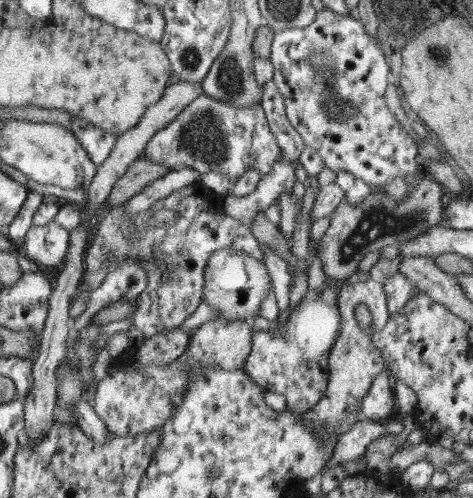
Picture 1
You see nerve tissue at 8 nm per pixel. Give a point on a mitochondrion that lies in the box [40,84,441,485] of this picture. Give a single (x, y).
(378, 222)

